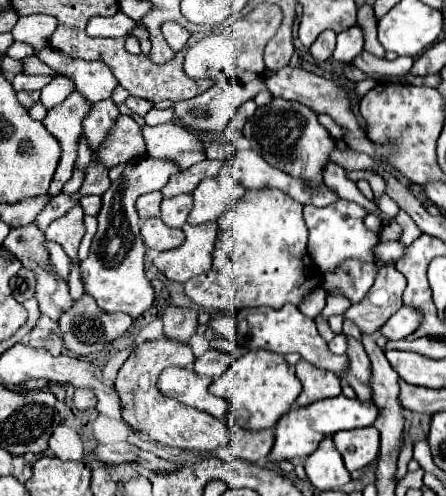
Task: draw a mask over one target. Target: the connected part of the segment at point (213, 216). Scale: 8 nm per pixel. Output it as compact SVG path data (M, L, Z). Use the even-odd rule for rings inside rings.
M231 175L203 179L193 191L193 209L187 217L187 223L201 225L207 221L217 221L229 203L233 203L243 193L245 189Z

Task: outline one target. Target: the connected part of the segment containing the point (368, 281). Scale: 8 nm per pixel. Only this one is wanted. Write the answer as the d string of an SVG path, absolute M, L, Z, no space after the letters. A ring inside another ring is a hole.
M349 261L349 265L345 265L345 273L325 273L323 287L325 289L339 287L343 295L353 305L357 305L369 293L375 281L375 273L377 273L377 265L353 265L353 261Z

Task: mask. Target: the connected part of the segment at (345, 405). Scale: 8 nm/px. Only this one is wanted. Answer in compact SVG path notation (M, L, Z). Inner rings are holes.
M337 395L333 399L321 399L305 407L293 405L275 425L275 445L269 453L269 461L281 461L281 459L295 459L295 457L307 457L317 449L321 437L333 435L337 431L345 429L357 429L357 427L369 427L377 419L377 407L375 403L361 403L359 399L347 399L345 395Z

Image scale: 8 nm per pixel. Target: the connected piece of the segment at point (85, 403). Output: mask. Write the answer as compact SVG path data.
M83 387L83 389L77 389L77 391L75 391L73 403L75 403L77 409L93 409L93 407L97 405L97 397L95 397L93 389Z

